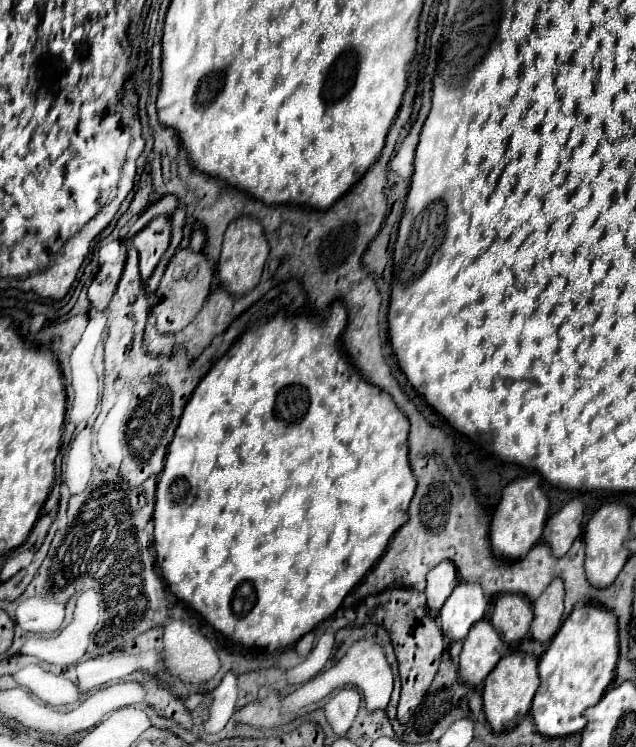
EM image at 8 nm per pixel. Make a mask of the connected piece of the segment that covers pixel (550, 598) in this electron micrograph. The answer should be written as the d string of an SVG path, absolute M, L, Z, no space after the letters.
M554 578L550 586L534 600L534 622L532 622L532 638L538 642L550 640L562 624L564 614L564 582Z

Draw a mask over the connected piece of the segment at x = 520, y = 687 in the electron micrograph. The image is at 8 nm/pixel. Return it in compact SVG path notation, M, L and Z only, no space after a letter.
M510 652L506 656L500 658L500 662L494 666L494 670L488 674L488 678L484 680L484 712L486 712L486 720L488 724L496 730L510 730L512 726L516 726L522 716L530 710L530 702L532 696L540 684L538 680L538 660L532 654L526 652Z

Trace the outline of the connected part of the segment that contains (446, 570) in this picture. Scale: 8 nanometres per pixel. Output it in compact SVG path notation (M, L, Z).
M442 560L438 566L434 566L426 576L426 598L428 608L432 614L436 614L442 606L442 602L452 592L452 586L456 586L456 566L450 560Z

